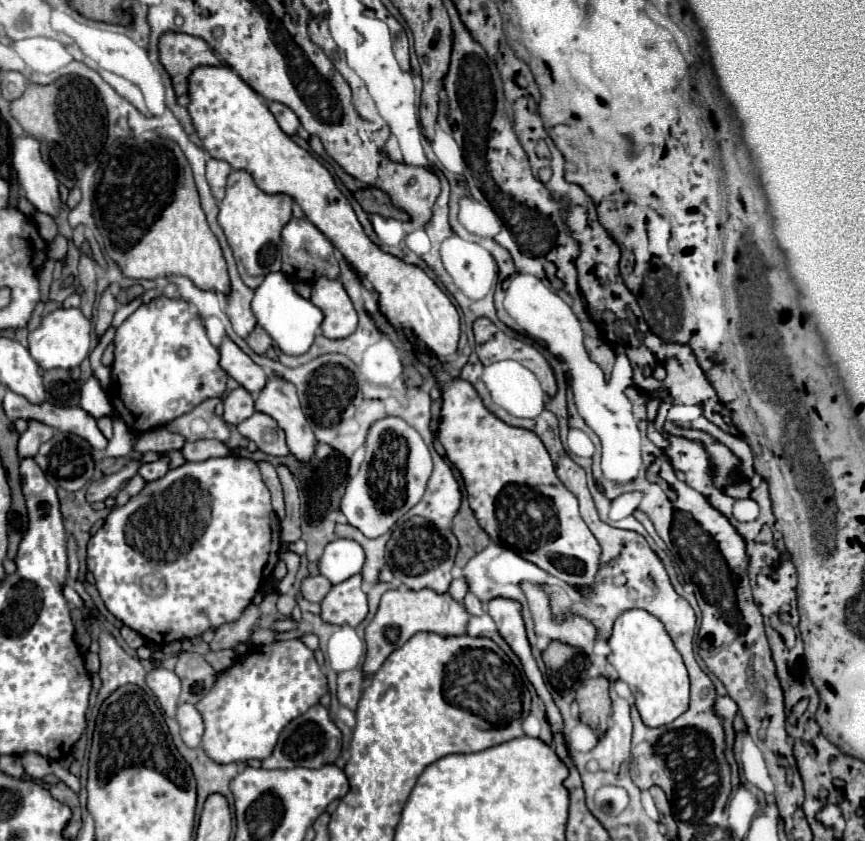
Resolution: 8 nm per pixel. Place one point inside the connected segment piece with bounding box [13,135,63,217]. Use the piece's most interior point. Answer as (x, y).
(38, 180)

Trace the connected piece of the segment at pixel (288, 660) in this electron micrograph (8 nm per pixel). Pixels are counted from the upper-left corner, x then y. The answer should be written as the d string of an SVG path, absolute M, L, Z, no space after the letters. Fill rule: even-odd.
M275 641L271 645L257 647L255 651L239 657L227 671L223 671L209 695L197 703L197 709L205 719L205 735L201 747L215 763L265 759L271 755L283 727L305 713L311 705L319 703L325 693L327 677L321 673L313 651L307 649L301 641Z

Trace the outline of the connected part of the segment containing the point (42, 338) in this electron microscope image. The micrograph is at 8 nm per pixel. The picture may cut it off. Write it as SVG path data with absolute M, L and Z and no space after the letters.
M55 309L45 315L41 325L29 333L29 353L43 369L73 369L89 355L91 349L91 321L81 313L81 309Z

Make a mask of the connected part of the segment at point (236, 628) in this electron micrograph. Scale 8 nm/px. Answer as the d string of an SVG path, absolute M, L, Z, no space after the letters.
M251 603L241 619L233 621L233 623L225 623L221 625L217 631L215 631L215 639L209 643L211 651L221 651L221 649L233 649L241 643L253 647L253 641L251 641L251 635L259 623L259 617L261 617L261 611L255 603Z

